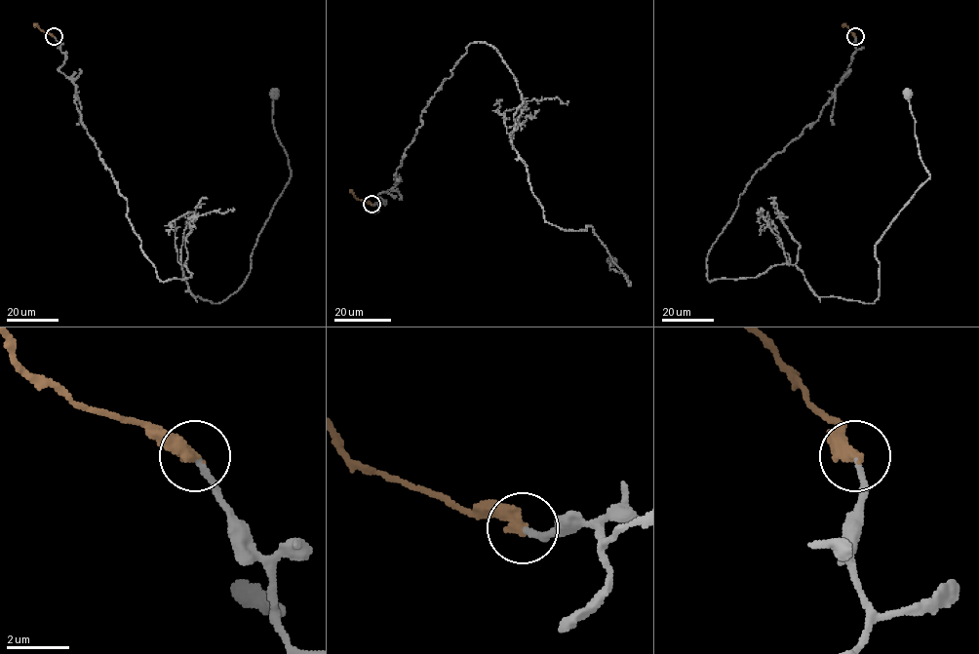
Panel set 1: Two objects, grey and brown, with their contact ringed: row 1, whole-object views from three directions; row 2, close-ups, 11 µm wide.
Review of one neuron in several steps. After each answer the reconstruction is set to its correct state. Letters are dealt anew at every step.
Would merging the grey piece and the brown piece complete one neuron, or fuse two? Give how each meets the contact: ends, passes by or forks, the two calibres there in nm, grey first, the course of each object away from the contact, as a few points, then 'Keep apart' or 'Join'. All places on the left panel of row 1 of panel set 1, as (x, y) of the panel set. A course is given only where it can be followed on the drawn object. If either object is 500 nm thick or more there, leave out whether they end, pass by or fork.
At the ring grey ends. At the ring brown ends. Thickness 160 nm (grey) against 440 nm. Course of grey: (54, 36), (157, 277), (191, 277), (184, 263), (188, 289), (212, 303), (244, 282), (291, 175), (273, 93). Course of brown: (54, 36), (34, 25). Join

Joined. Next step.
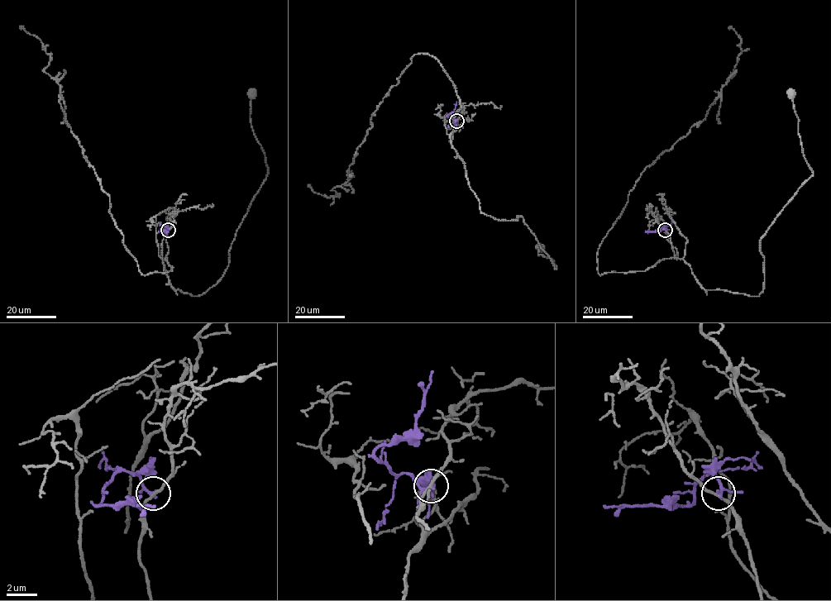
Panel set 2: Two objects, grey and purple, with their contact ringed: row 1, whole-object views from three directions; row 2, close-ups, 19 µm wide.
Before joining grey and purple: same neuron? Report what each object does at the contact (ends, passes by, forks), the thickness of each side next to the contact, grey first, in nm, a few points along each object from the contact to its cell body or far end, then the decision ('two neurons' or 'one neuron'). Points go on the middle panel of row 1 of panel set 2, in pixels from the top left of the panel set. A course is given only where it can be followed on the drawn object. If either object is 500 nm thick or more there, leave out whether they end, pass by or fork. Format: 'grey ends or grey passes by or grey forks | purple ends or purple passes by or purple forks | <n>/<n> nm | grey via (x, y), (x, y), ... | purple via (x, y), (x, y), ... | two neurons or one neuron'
grey passes by | purple passes by | 170/180 nm | grey via (456, 121), (451, 145), (479, 211), (499, 220), (521, 217), (556, 269), (551, 258), (538, 254), (539, 247) | purple via (456, 121), (446, 116), (454, 112), (456, 102) | two neurons

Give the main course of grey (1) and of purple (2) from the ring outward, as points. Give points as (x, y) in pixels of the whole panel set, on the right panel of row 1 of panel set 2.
1: (664, 229), (674, 255), (705, 289), (761, 292), (760, 239), (813, 173), (790, 93)
2: (665, 229), (663, 226), (659, 231), (646, 231)

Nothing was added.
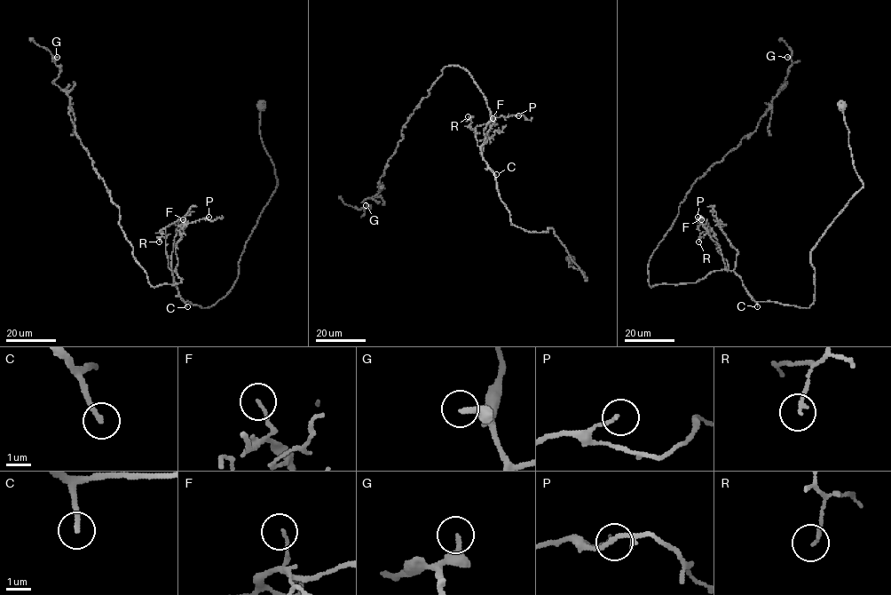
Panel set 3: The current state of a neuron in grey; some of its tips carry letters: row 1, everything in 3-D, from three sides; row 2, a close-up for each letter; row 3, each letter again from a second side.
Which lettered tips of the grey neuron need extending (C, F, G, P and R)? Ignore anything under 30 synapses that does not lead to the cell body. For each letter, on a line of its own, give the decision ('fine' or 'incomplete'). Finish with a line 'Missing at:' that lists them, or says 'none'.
C: incomplete
F: fine
G: fine
P: fine
R: fine
Missing at: C

